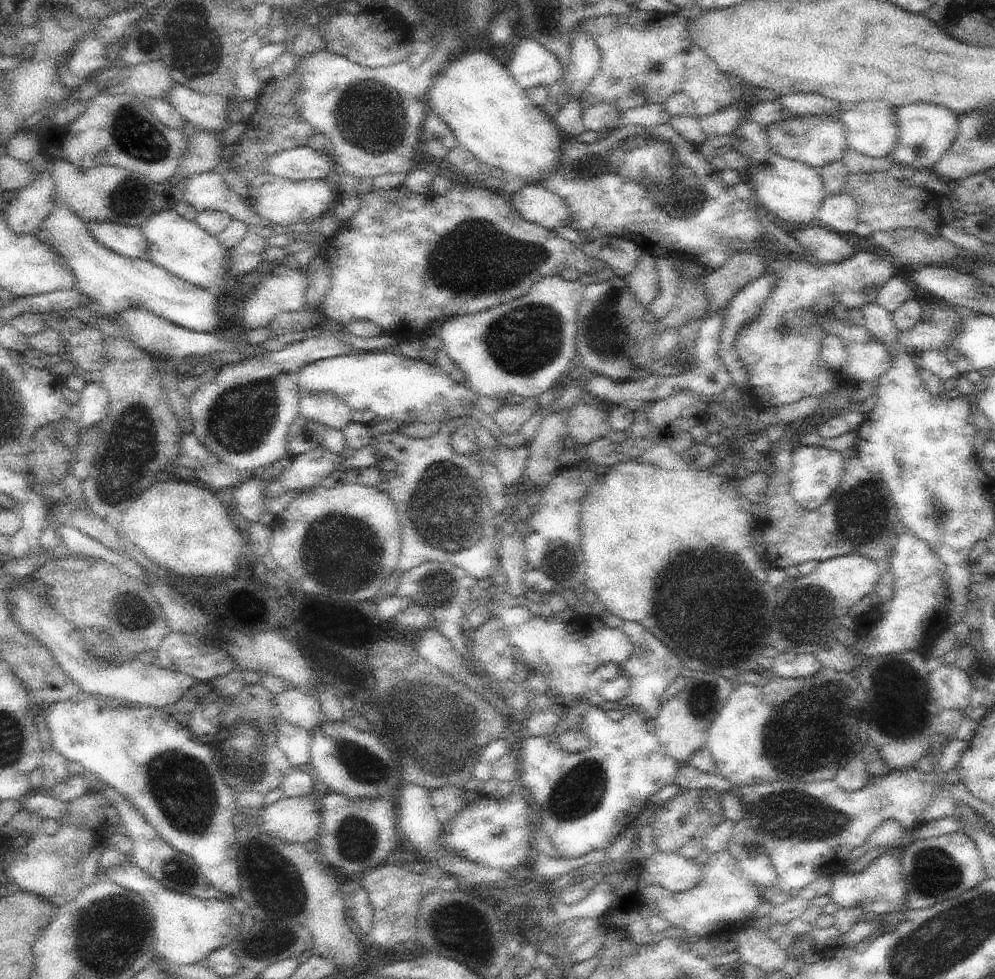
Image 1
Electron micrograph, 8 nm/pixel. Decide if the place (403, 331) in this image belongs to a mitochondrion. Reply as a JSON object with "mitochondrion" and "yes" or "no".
{"mitochondrion":"no"}

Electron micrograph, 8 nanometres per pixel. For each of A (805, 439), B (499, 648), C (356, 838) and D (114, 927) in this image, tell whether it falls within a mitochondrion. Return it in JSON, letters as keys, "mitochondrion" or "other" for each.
{"A":"other","B":"other","C":"mitochondrion","D":"mitochondrion"}

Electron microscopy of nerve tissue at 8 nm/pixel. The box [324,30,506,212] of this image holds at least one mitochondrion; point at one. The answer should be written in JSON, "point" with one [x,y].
{"point":[369,113]}

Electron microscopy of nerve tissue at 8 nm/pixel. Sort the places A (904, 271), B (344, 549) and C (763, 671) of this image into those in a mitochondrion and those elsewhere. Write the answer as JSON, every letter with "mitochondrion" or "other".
{"A":"other","B":"mitochondrion","C":"other"}

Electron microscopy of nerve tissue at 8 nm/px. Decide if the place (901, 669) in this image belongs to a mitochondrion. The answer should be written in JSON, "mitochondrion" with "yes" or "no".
{"mitochondrion":"yes"}

